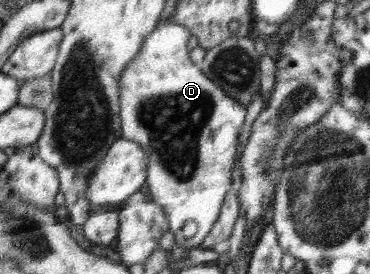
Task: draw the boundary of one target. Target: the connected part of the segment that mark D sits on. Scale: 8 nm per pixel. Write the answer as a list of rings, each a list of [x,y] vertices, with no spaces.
[[[173,21],[160,23],[145,37],[135,58],[119,76],[122,138],[137,141],[145,149],[150,197],[165,211],[169,230],[177,241],[177,251],[201,246],[216,223],[224,198],[232,190],[235,155],[247,114],[243,103],[229,97],[189,60],[187,42],[191,36],[184,25]]]

